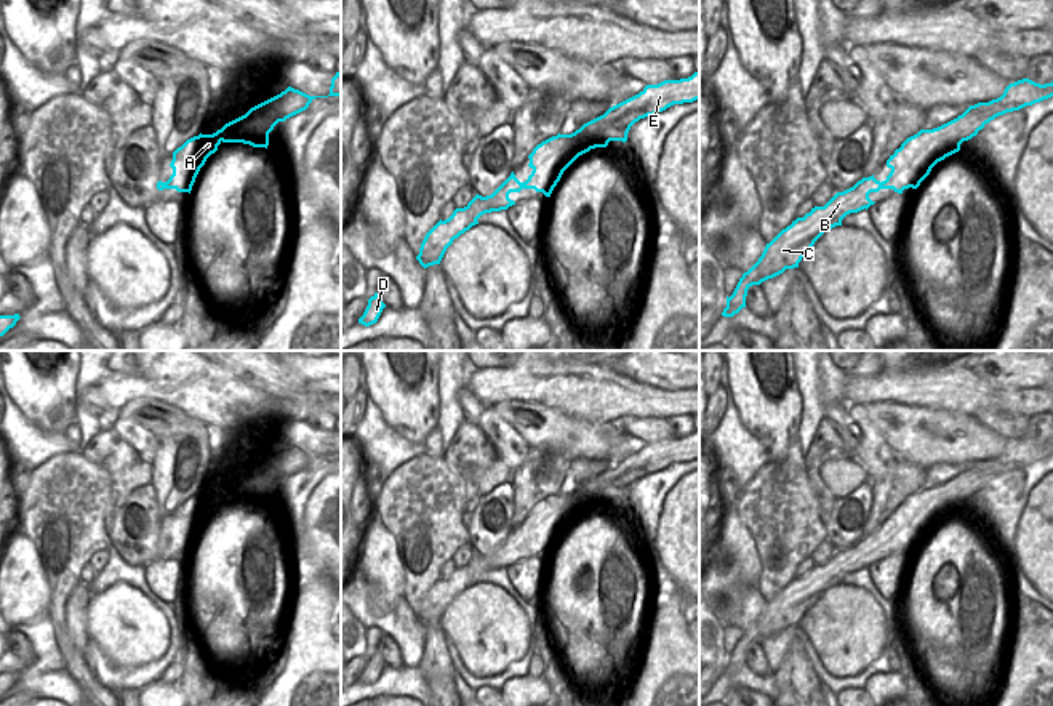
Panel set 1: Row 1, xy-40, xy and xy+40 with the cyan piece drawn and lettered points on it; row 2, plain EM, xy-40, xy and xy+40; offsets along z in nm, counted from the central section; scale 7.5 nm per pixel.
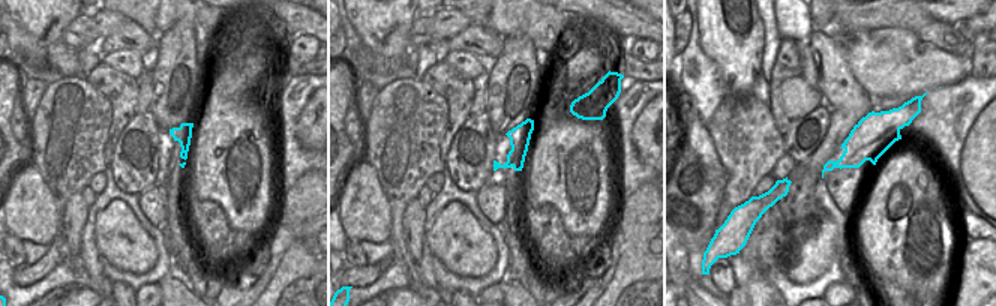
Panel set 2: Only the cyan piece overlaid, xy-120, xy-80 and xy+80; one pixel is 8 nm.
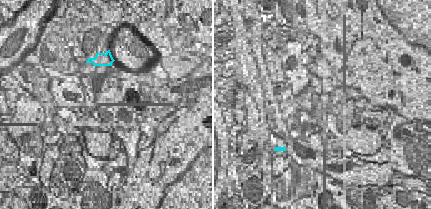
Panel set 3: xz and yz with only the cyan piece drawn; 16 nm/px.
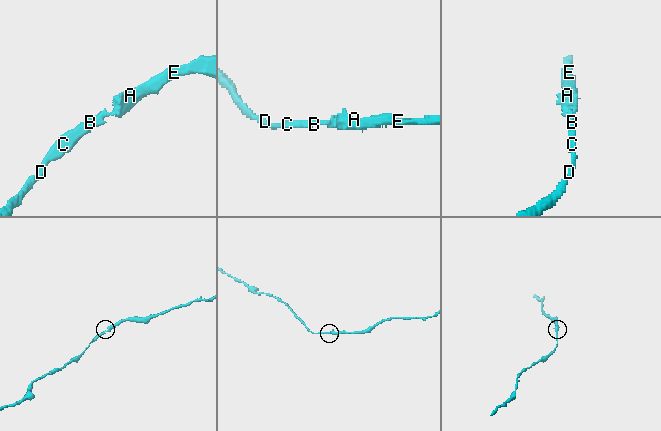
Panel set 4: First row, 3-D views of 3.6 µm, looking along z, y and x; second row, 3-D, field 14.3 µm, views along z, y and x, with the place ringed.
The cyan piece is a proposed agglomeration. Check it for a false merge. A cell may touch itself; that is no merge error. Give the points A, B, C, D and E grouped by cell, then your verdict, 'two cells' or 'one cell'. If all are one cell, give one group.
A B C D E; one cell

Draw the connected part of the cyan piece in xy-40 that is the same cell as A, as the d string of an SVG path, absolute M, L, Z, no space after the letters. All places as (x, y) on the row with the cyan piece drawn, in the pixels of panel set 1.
M288 86L280 94L251 107L245 115L226 123L221 130L213 134L198 134L187 139L181 147L173 152L173 160L170 166L173 168L173 174L166 183L158 181L157 189L176 189L178 192L189 192L195 183L195 178L200 168L205 165L206 158L218 150L221 142L243 142L253 147L266 147L269 146L269 133L278 122L285 122L286 118L306 110L309 104L315 98L328 98L328 96L309 96L299 90Z

